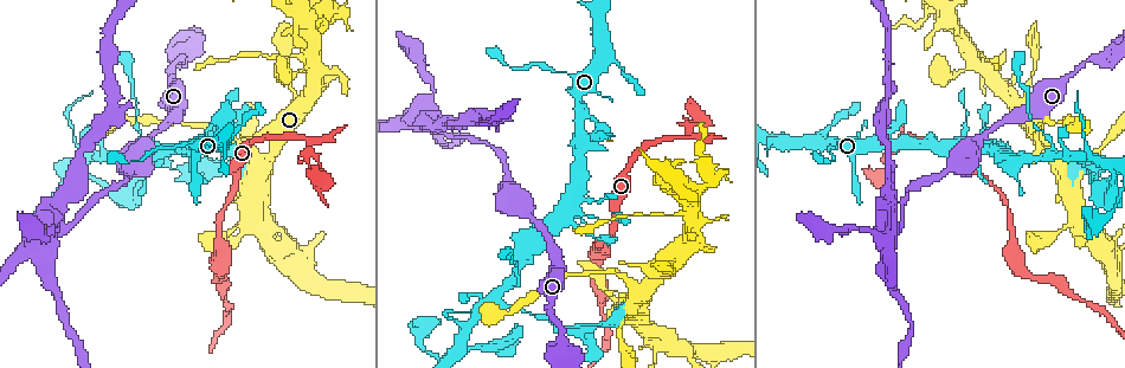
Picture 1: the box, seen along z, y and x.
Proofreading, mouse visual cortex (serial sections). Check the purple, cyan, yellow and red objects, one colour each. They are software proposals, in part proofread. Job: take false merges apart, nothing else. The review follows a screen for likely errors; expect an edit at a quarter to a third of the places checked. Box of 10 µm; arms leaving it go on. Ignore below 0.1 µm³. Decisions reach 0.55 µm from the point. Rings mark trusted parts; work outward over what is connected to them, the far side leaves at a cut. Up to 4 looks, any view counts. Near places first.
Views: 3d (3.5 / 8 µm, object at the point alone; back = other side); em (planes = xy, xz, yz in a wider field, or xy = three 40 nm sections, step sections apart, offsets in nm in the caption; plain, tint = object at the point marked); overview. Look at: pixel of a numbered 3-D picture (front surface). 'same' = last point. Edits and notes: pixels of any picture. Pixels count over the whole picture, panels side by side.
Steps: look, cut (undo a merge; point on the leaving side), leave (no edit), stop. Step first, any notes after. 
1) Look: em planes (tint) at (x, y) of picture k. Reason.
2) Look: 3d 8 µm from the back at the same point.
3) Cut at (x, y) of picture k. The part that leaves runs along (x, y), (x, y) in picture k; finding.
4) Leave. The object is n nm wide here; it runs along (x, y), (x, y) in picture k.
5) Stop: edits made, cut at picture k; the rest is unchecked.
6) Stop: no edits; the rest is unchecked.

Look: 3d 3.5 µm at (498, 291) of picture 1. Sharp bend.

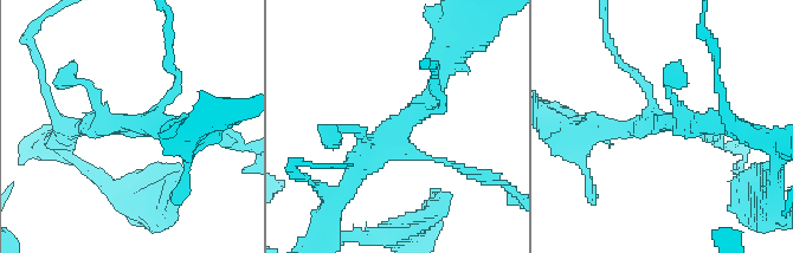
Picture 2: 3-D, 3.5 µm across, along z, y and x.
Look: em xy step 2 (tint) at (400, 121) of picture 2. Now the EM.

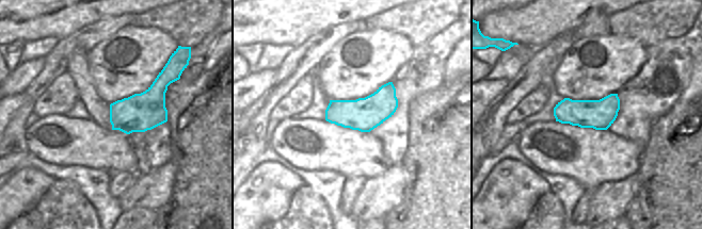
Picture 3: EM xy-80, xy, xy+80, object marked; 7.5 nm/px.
Leave. The object is 260 nm wide here; it runs along (444, 62), (349, 183) in picture 2; all the same cell.

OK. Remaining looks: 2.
Look: 3d 3.5 µm at (50, 224) of picture 1. Calibre changes.

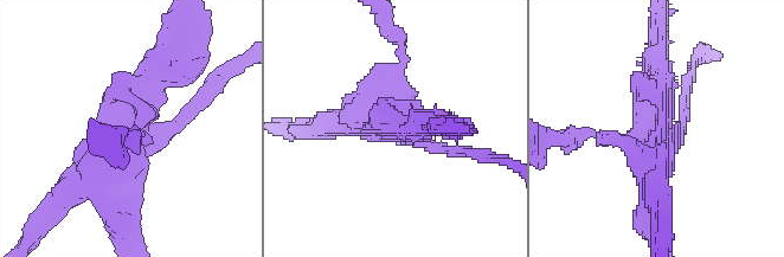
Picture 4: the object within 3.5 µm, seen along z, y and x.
Look: em planes (tint) at (667, 128) of picture 4. Now the EM.

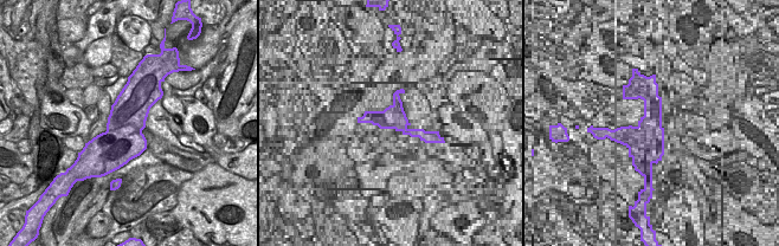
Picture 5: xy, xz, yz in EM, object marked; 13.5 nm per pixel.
Cut at (415, 108) of picture 4. The part that leaves runs along (139, 130), (110, 164), (121, 229) in picture 4; a second cell is stuck on.

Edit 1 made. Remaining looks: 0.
Stop: edits made, cut at picture 4; the rest is unchecked.

